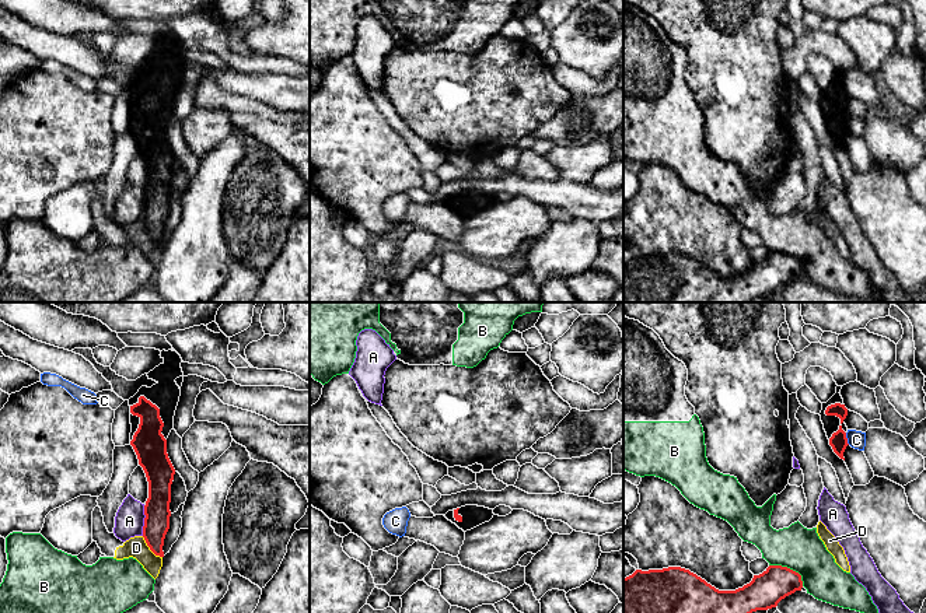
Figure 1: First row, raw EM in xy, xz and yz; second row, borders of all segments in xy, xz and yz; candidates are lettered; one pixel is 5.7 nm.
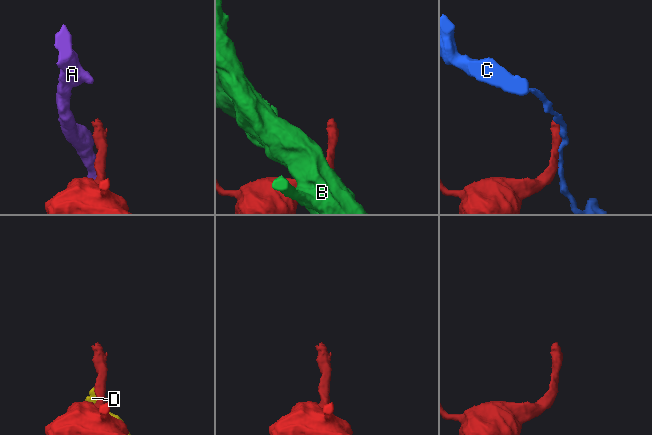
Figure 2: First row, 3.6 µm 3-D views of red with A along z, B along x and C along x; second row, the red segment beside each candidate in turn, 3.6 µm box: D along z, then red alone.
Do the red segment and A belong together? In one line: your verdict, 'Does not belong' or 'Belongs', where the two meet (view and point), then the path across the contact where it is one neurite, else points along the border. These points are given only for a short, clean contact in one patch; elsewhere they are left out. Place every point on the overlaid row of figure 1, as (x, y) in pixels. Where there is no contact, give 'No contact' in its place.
Does not belong. Touches red at xy (144, 521). Boundary: xy (144, 505), (142, 535)

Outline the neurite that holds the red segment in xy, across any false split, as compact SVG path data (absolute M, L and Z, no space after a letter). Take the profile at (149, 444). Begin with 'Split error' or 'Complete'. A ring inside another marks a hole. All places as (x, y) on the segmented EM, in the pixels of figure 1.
Split error. M163 350L163 364L147 374L157 383L141 386L129 399L130 445L148 481L148 498L144 505L143 537L150 550L164 557L163 546L170 529L171 484L175 469L167 453L167 438L174 428L174 416L181 389L175 379L182 376L182 358L177 351Z

